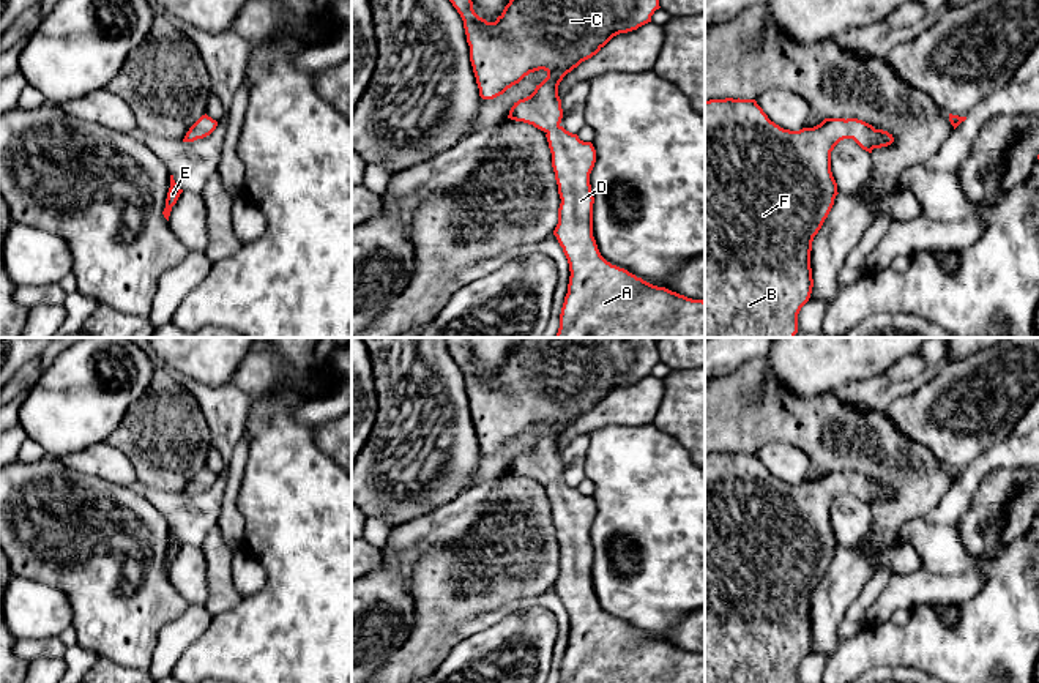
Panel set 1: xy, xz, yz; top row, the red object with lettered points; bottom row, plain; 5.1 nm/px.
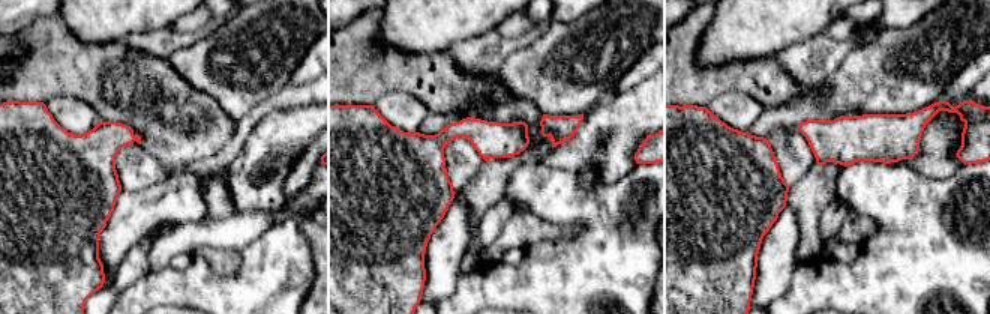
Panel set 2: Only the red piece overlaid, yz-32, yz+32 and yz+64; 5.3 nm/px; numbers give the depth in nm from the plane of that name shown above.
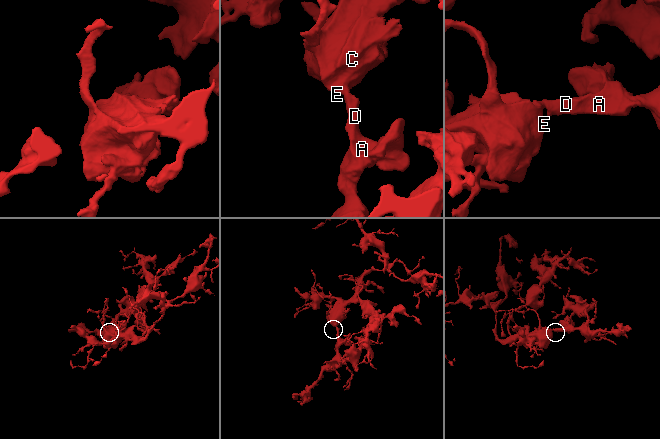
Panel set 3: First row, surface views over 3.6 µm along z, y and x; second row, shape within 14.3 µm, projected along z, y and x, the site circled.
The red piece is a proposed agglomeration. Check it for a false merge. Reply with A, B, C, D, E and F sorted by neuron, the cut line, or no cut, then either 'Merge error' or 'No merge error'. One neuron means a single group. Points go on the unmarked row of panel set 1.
Groups: A B C D E F. No split. No merge error

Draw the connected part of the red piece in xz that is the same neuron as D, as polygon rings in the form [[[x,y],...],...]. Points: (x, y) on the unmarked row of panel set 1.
[[[445,338],[445,342],[449,355],[464,374],[470,399],[470,415],[482,453],[493,453],[503,448],[530,426],[539,423],[547,426],[547,431],[536,439],[530,450],[514,456],[508,472],[544,484],[552,506],[552,521],[561,552],[553,588],[563,601],[571,625],[558,683],[705,683],[703,653],[692,653],[665,640],[653,639],[627,623],[612,618],[601,609],[593,590],[594,551],[590,538],[596,503],[591,495],[580,494],[577,487],[566,484],[560,478],[563,462],[558,439],[563,431],[582,415],[596,409],[613,390],[637,383],[651,375],[651,369],[661,361],[656,338],[522,338],[495,375],[487,375],[475,366],[471,349],[465,338]]]

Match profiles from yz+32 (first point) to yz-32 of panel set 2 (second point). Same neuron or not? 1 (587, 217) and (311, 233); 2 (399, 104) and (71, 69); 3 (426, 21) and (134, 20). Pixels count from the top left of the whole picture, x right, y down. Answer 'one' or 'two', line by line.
1: two
2: two
3: one

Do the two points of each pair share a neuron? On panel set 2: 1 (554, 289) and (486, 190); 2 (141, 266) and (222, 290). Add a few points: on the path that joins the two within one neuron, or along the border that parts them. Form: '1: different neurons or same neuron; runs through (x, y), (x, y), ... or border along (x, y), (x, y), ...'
1: different neurons; border along (521, 166), (509, 178), (504, 197)
2: different neurons; border along (152, 268), (122, 290)

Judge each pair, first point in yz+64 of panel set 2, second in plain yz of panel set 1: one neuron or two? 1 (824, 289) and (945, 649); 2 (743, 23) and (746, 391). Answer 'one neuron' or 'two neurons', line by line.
1: one neuron
2: two neurons

